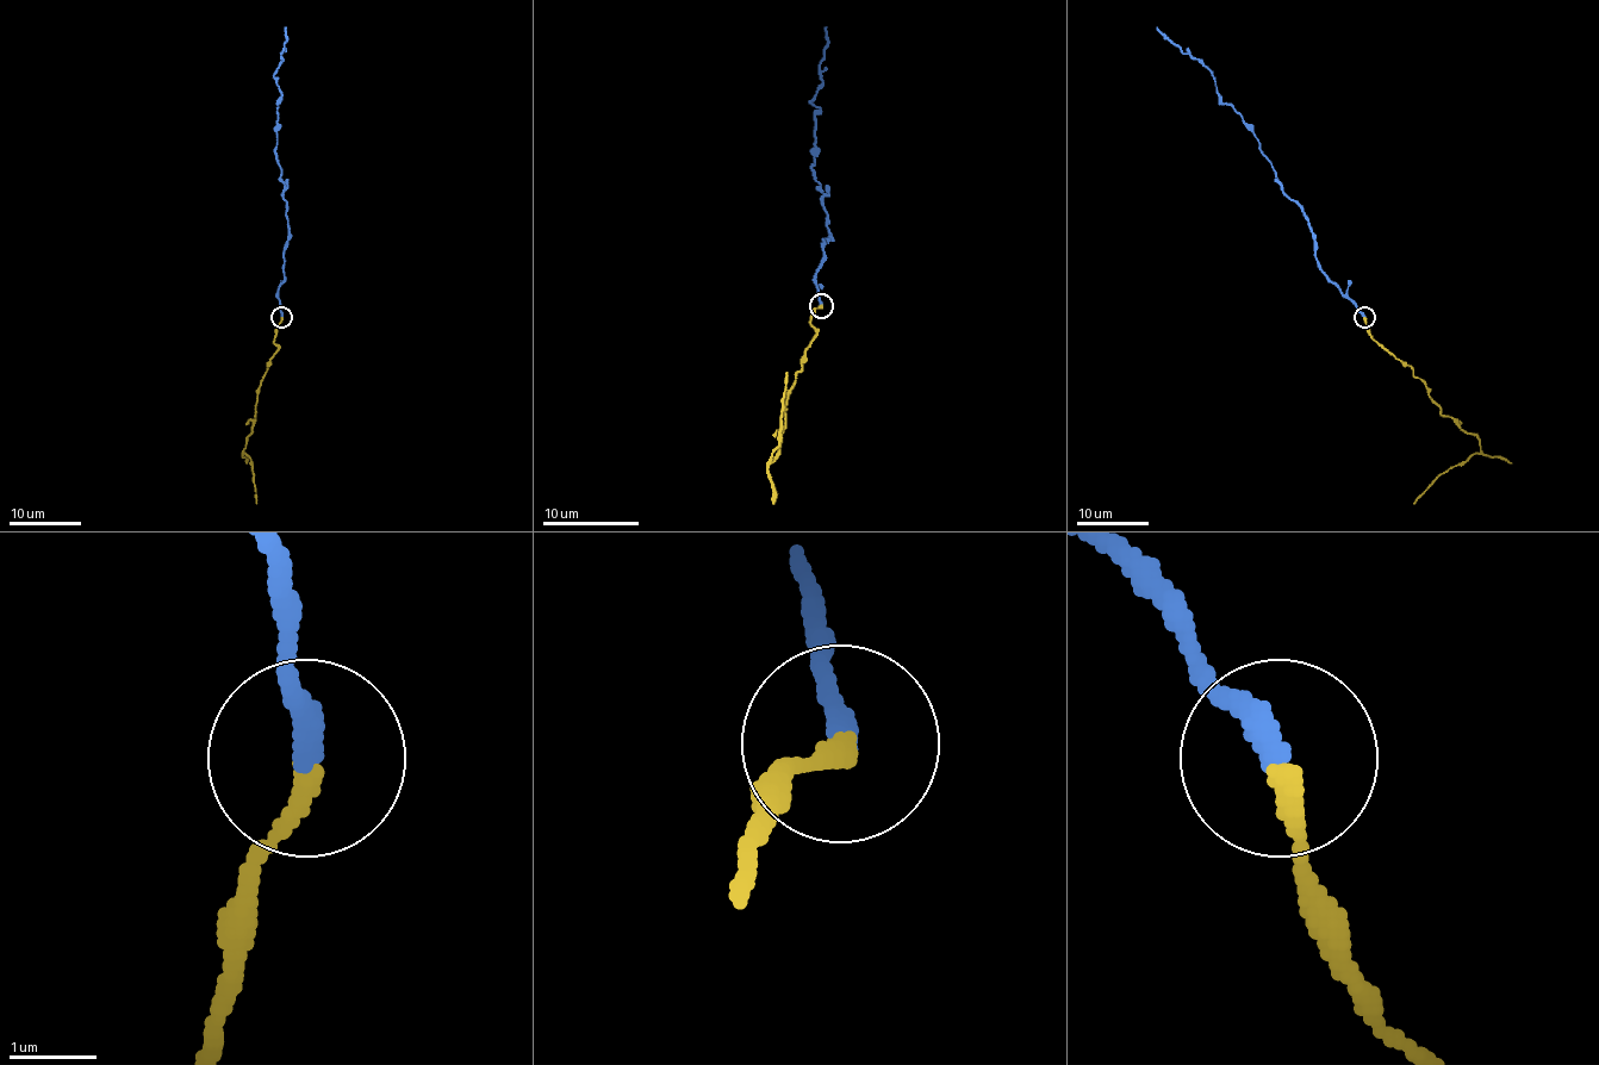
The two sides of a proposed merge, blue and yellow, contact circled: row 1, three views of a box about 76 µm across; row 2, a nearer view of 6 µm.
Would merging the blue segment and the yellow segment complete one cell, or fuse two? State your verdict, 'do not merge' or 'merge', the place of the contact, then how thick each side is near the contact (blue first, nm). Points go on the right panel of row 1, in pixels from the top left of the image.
merge; at (1364, 317); 280 nm thick on the blue side, 200 nm on the other

